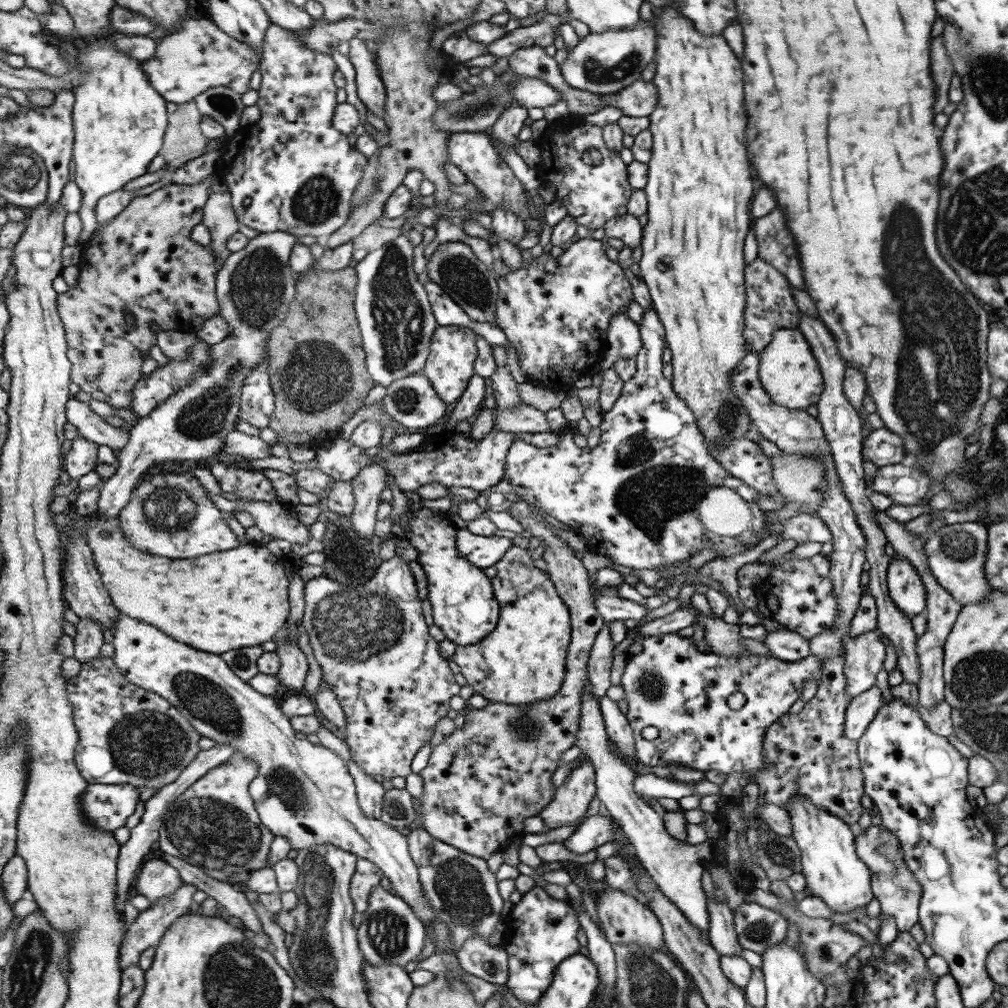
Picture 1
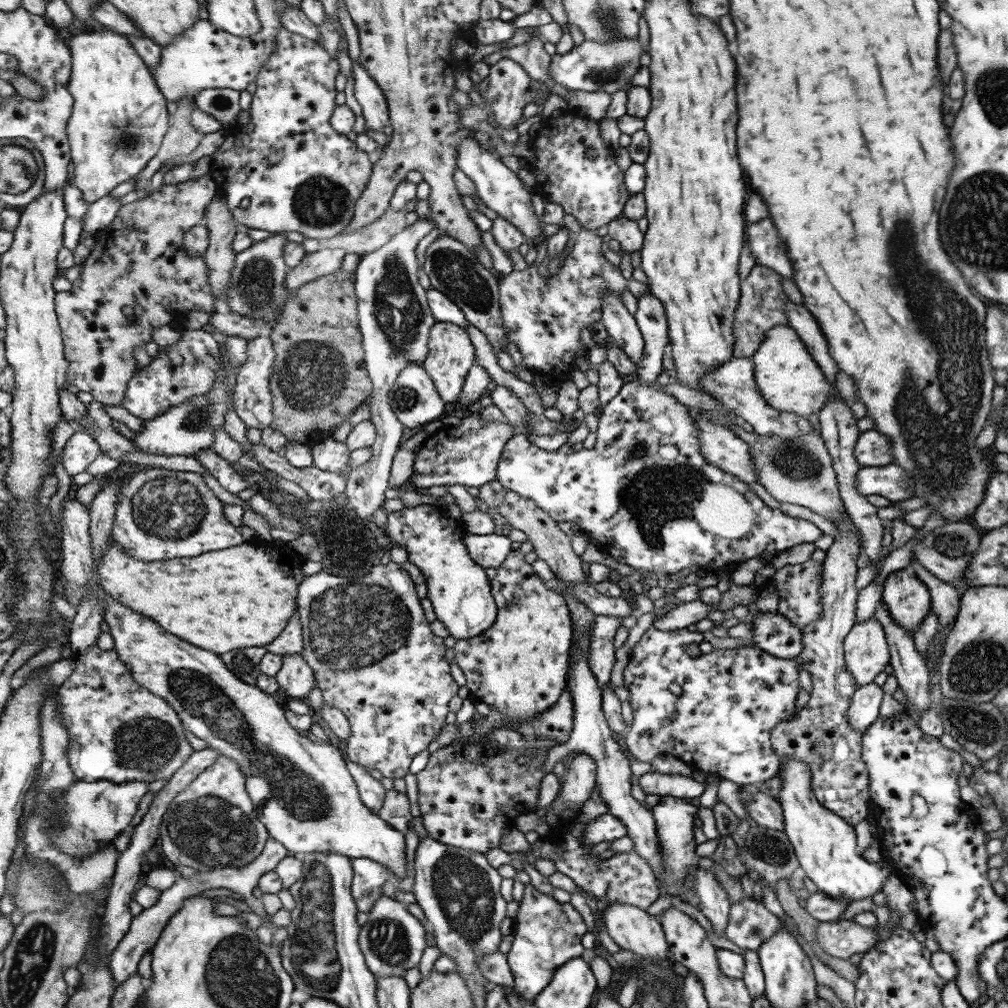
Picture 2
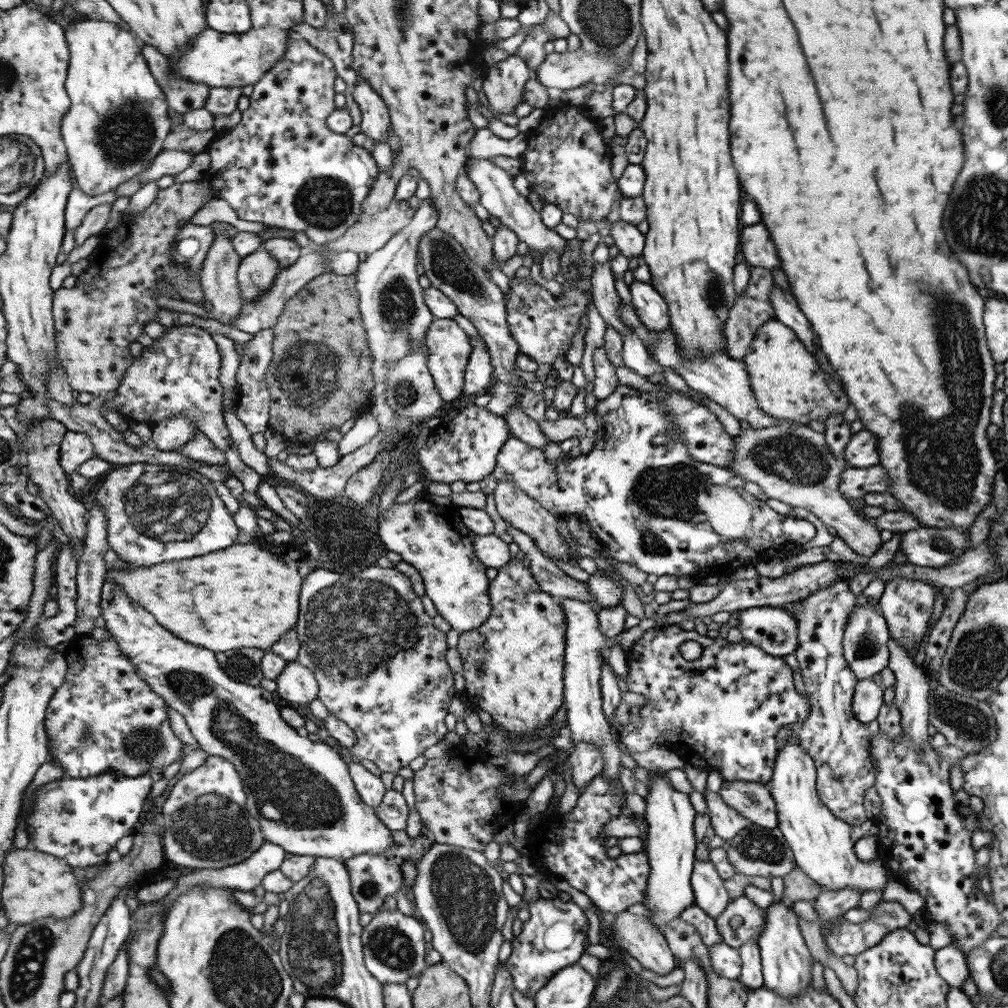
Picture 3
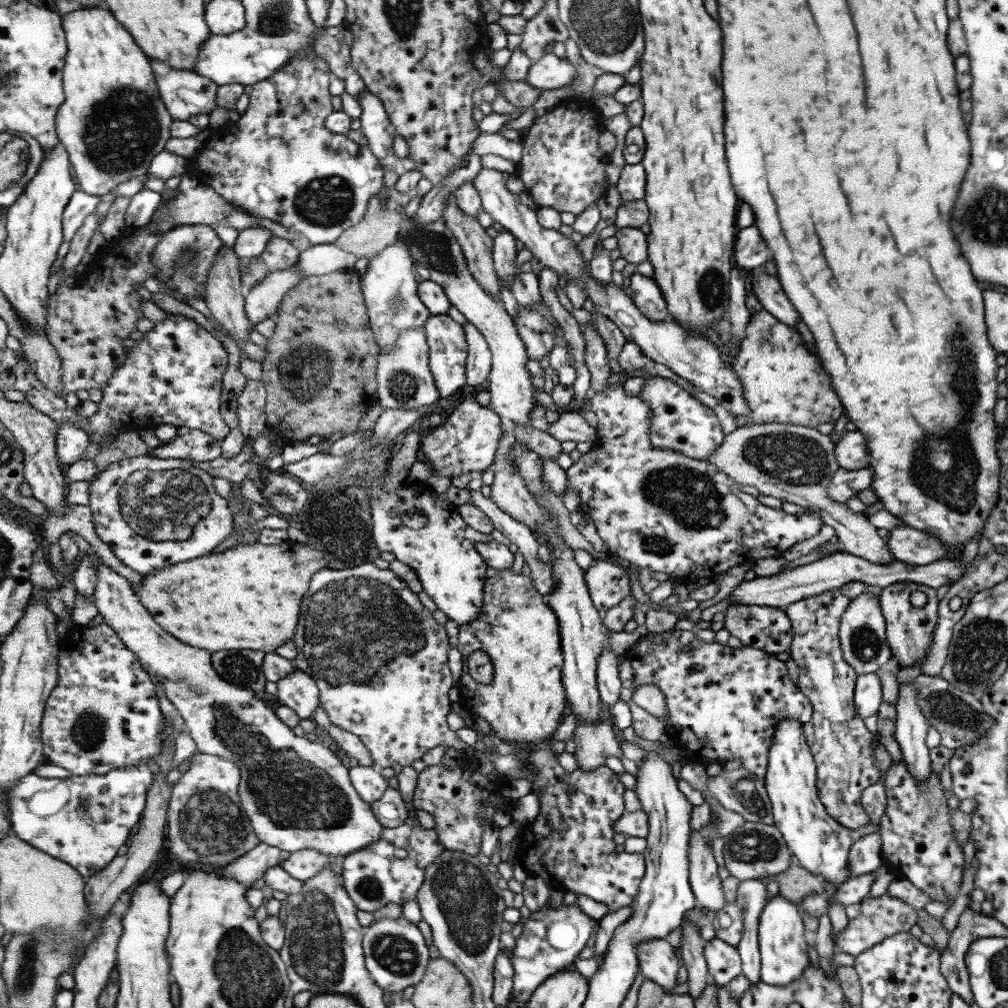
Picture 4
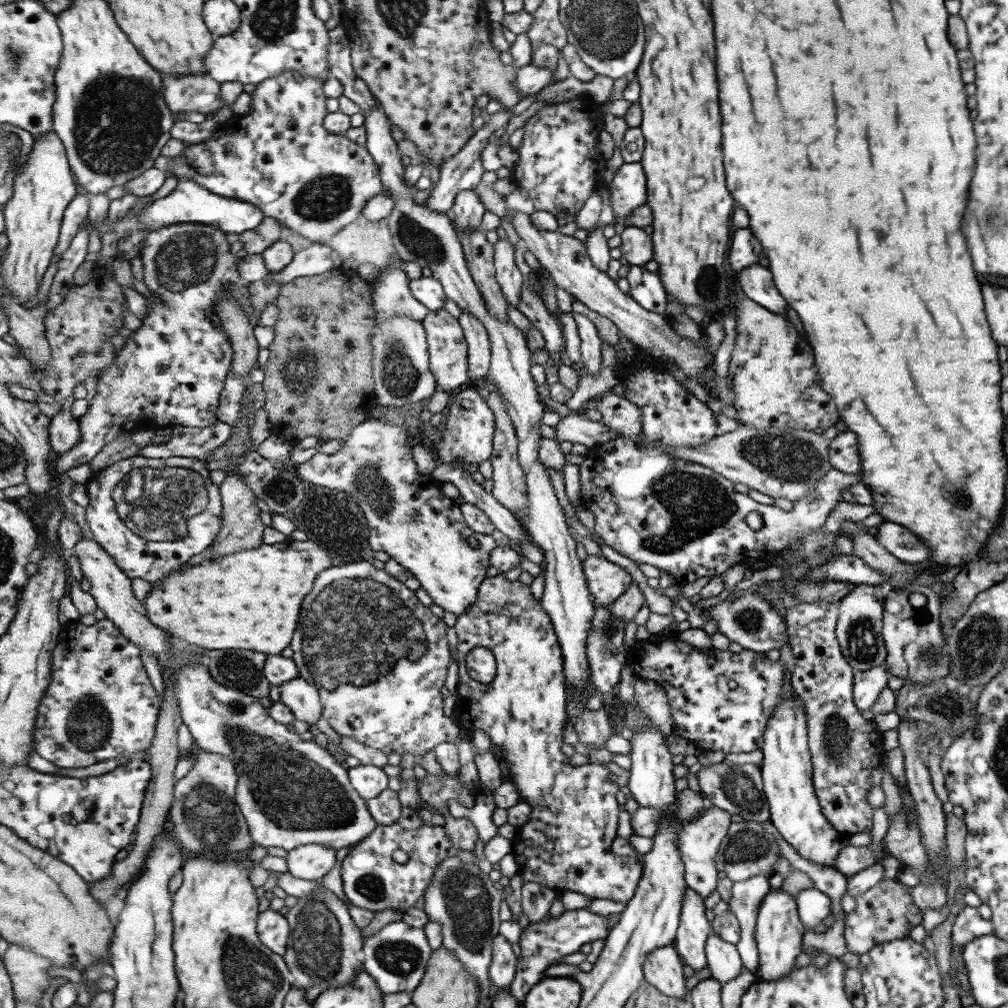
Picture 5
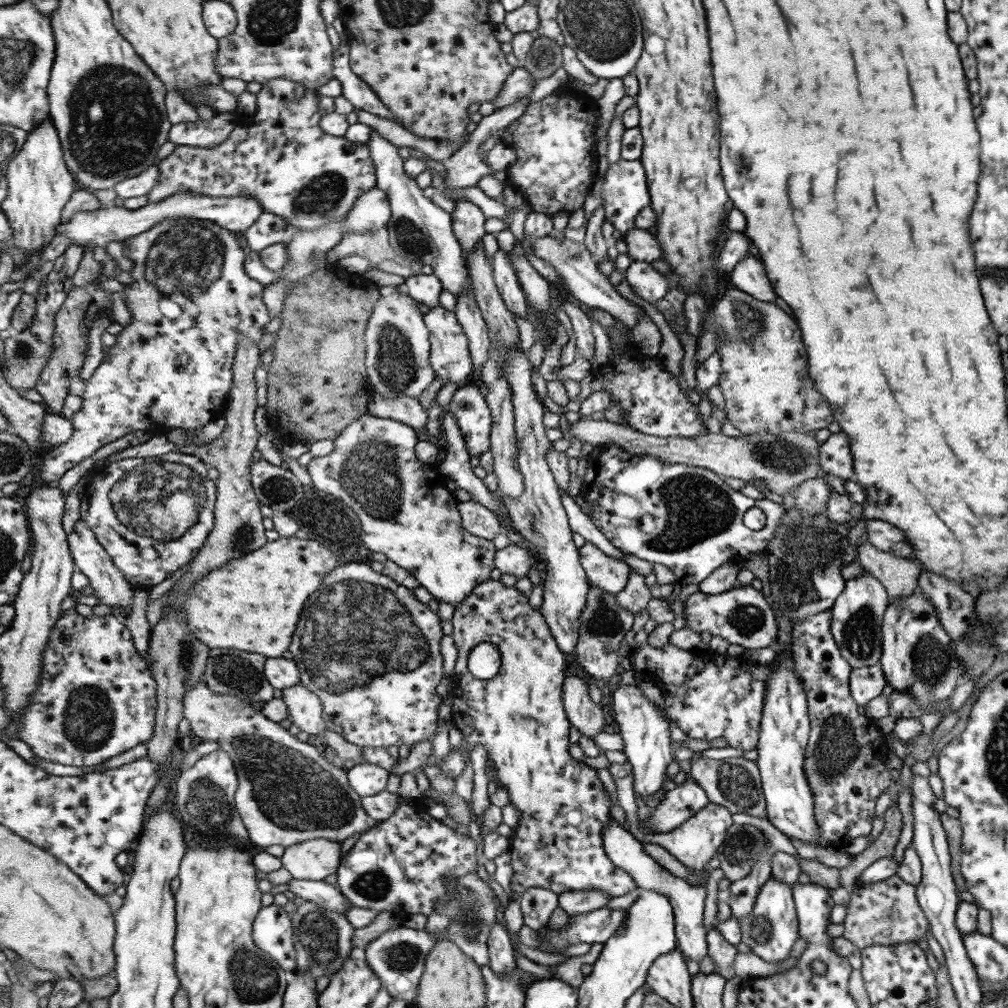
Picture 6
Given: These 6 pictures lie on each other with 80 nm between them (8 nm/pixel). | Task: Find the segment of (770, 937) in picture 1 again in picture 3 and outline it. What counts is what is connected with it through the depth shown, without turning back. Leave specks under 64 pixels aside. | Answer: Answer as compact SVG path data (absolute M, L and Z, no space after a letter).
M741 895L728 902L714 922L720 939L737 950L747 941L756 942L764 918L765 911Z

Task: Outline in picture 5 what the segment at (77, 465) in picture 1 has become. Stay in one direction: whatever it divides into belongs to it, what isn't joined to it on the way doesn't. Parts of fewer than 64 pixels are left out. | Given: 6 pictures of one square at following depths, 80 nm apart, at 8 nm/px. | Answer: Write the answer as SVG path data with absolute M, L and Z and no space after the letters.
M61 411L51 418L49 427L50 443L56 454L68 453L82 439L80 422L71 414L71 411Z

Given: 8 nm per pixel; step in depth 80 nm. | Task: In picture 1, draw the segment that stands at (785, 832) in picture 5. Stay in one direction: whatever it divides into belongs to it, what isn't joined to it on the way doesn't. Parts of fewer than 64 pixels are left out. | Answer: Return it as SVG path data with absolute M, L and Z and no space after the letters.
M793 795L787 801L790 801L787 811L791 837L799 849L800 873L804 876L806 893L822 898L833 912L839 914L864 907L873 896L870 885L872 874L855 855L851 827L840 818L813 806L806 796Z

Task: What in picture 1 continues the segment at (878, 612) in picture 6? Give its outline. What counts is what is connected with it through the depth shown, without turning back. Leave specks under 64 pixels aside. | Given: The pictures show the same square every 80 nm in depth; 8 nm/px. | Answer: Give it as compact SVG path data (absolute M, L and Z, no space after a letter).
M876 628L854 637L845 635L842 639L845 692L850 700L873 685L875 674L882 668L886 644L879 637Z

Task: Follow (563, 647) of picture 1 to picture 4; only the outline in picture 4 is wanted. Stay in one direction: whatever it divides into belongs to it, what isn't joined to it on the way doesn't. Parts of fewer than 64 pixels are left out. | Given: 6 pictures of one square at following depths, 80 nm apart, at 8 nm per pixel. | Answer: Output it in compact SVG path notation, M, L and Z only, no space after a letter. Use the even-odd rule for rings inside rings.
M510 568L489 577L484 591L485 610L479 614L475 622L459 627L457 648L463 658L463 673L460 676L456 697L473 718L477 719L479 716L492 724L492 730L503 740L504 746L529 750L524 776L532 779L531 792L538 794L541 812L532 825L526 825L523 829L515 860L523 866L528 877L543 878L555 889L584 894L606 904L608 912L632 906L645 867L642 853L628 856L619 855L615 850L617 848L613 840L615 825L626 813L623 798L625 786L619 780L619 775L607 766L599 766L596 774L587 774L583 769L577 769L572 773L565 772L565 768L559 764L559 754L553 752L551 741L549 742L569 711L568 694L563 682L564 649L561 620L557 619L557 612L553 611L547 596L536 589L531 576L514 574ZM480 650L489 654L495 665L495 678L491 684L478 683L476 678L468 675L468 660Z

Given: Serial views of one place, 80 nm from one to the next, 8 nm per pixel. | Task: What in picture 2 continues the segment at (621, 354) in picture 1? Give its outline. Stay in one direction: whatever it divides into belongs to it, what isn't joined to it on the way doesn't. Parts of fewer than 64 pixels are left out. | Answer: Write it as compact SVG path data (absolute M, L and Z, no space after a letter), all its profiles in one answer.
M613 291L607 292L604 296L604 316L601 320L613 342L627 354L635 363L641 360L643 354L644 340L640 330L637 328L637 321L634 314L624 305L624 300Z

